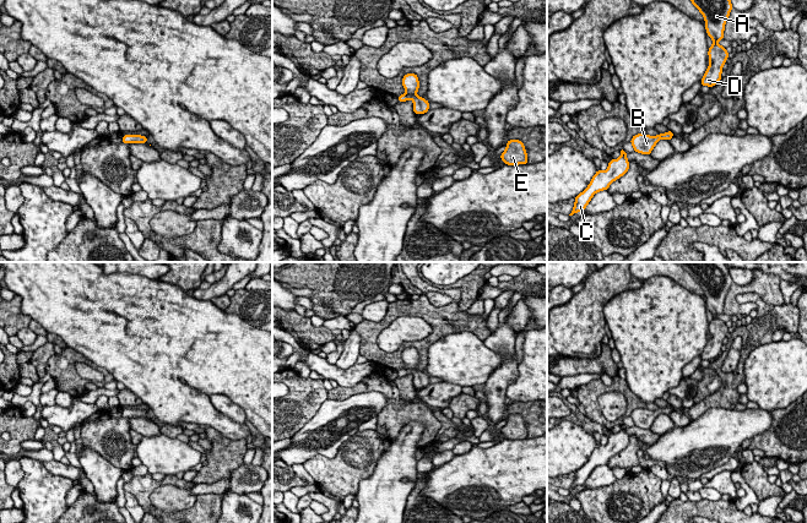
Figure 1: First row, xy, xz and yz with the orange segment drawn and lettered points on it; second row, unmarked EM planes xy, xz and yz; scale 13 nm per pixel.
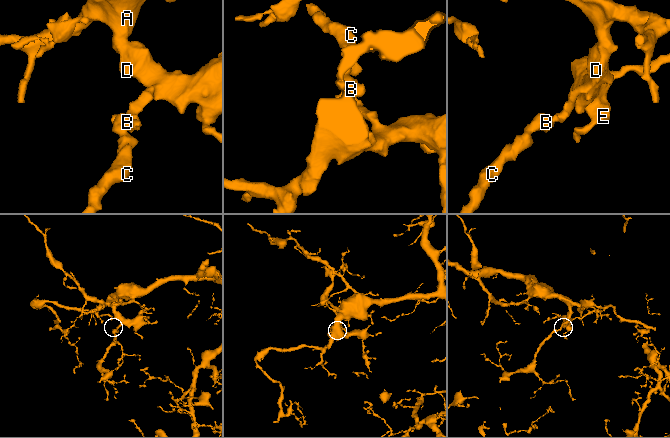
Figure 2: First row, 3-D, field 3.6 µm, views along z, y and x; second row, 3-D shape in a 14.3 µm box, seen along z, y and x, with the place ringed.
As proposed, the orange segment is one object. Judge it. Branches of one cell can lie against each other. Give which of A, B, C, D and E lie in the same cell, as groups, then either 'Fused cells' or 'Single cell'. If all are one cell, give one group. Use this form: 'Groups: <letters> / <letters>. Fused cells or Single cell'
Groups: A B C D E. Single cell

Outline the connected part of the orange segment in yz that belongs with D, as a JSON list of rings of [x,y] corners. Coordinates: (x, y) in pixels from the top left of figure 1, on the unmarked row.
[[[675,262],[687,271],[700,285],[705,294],[706,309],[713,314],[708,329],[710,338],[700,358],[702,360],[715,360],[721,354],[722,341],[729,332],[726,322],[716,318],[724,314],[725,298],[731,287],[732,278],[724,262]]]

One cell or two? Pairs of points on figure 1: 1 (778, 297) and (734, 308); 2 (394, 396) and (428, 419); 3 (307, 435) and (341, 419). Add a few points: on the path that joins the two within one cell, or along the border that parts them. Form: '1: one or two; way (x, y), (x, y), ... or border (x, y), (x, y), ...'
1: one; way (763, 288), (743, 288), (735, 293)
2: one; way (390, 409), (399, 419), (415, 418)
3: one; way (315, 435), (324, 434), (332, 425)

